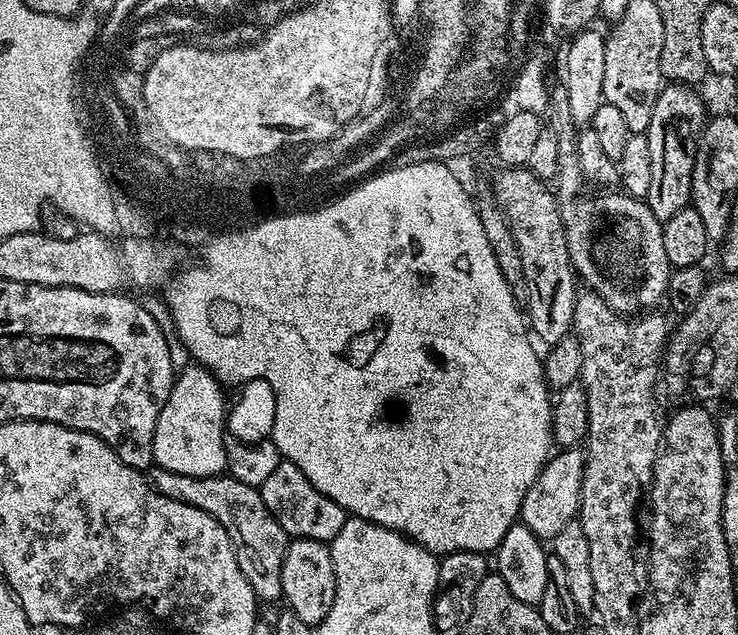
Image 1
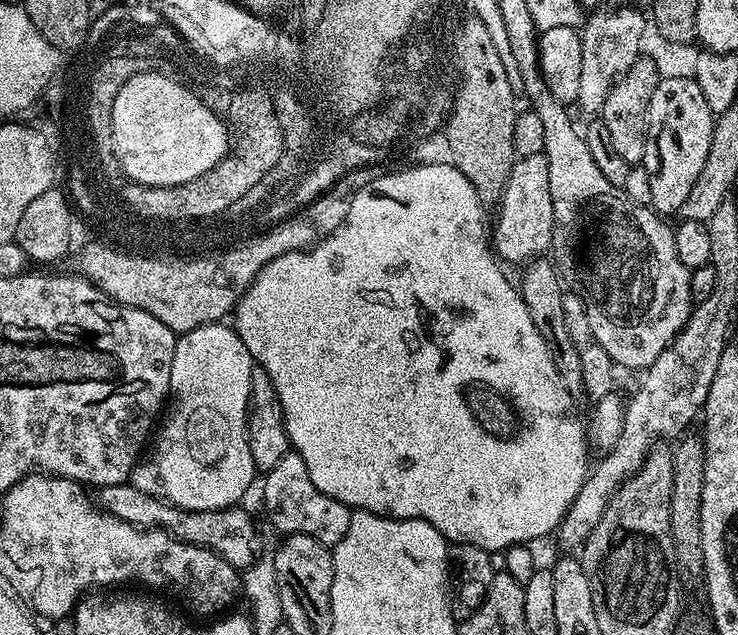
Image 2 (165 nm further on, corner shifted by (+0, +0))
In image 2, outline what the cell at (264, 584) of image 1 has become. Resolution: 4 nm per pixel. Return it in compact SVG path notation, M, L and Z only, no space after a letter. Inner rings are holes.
M131 482L99 489L95 493L94 499L103 512L114 514L114 518L122 518L122 522L130 522L136 528L162 528L170 535L177 536L182 542L200 544L203 548L214 550L238 570L249 568L258 556L256 524L244 506L191 512L175 508L164 500L145 494L143 490L138 490L138 486L134 486Z

